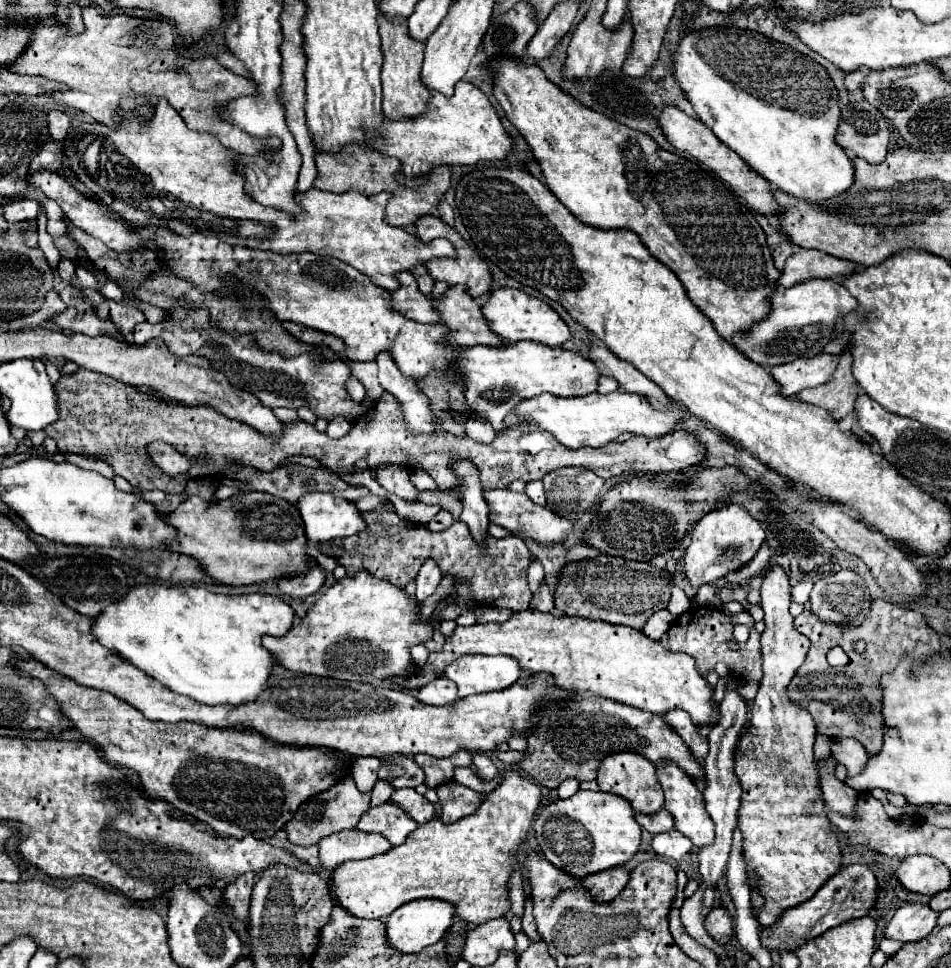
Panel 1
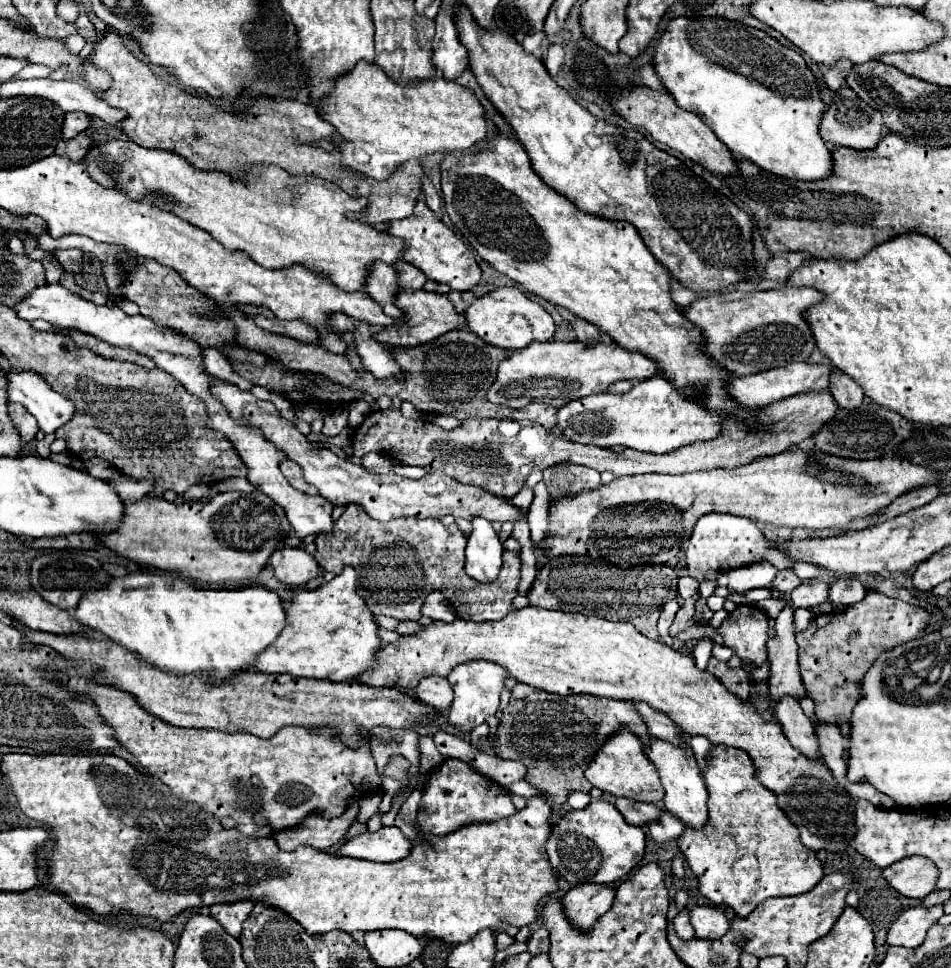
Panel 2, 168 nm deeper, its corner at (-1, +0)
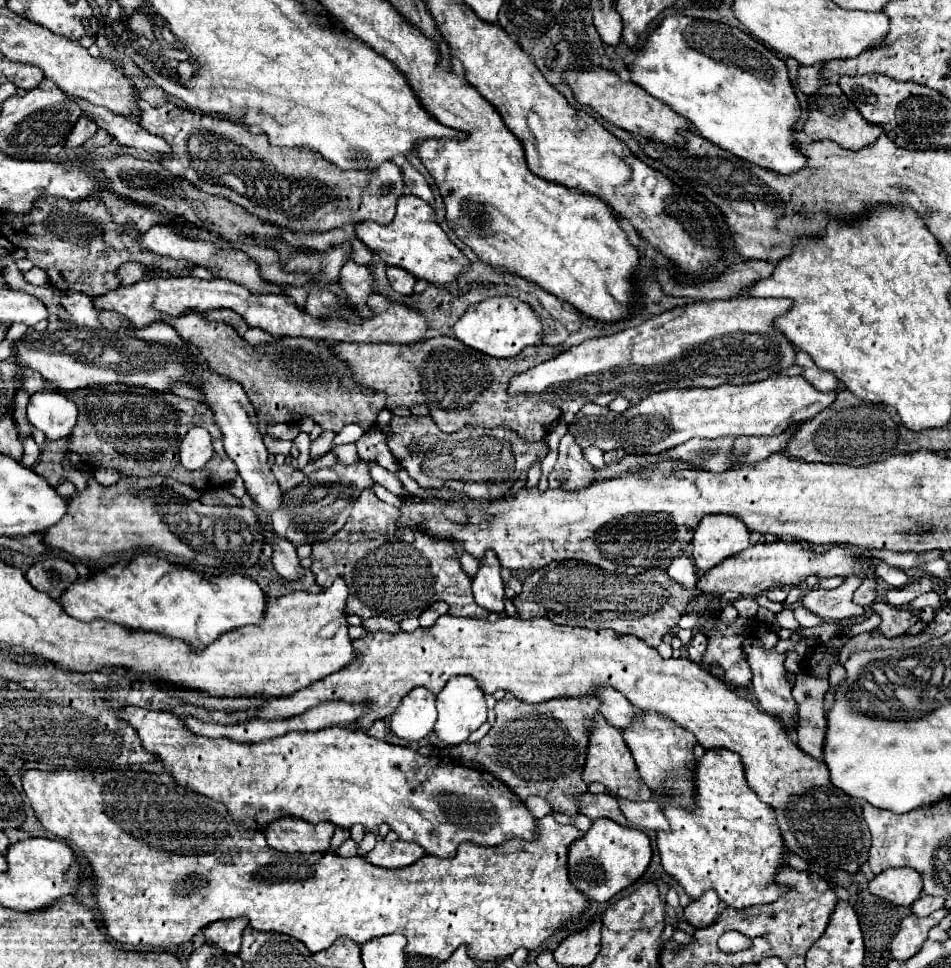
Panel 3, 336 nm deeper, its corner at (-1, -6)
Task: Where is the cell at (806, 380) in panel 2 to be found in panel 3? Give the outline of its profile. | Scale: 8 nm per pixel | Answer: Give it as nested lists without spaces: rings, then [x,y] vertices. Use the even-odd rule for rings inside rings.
[[[774,375],[766,381],[748,385],[720,385],[714,389],[666,389],[652,393],[638,405],[630,407],[630,419],[624,413],[610,411],[596,403],[586,403],[576,415],[568,431],[582,447],[600,447],[612,451],[616,447],[626,453],[662,453],[672,445],[680,445],[692,437],[716,439],[726,435],[780,435],[792,423],[812,419],[816,413],[832,405],[836,393],[820,393],[804,377]]]

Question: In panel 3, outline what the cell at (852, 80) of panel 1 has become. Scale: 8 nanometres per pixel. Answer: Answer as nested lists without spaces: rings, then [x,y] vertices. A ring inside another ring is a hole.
[[[800,67],[798,69],[798,77],[796,77],[796,85],[800,87],[800,91],[802,93],[806,93],[806,95],[810,95],[810,93],[814,93],[816,91],[816,87],[820,87],[822,83],[816,79],[816,73],[820,73],[820,67]]]

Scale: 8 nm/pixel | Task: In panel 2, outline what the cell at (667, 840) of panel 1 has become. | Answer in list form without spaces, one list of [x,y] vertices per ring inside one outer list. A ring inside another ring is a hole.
[[[664,811],[662,817],[660,817],[660,821],[648,825],[648,829],[650,829],[650,837],[652,837],[658,845],[662,845],[662,843],[678,841],[686,827],[684,827],[684,823],[680,823],[678,819],[674,819],[670,813]]]

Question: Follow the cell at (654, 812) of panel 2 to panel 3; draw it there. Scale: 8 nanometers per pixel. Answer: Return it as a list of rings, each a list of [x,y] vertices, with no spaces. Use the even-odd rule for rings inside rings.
[[[584,793],[584,795],[578,797],[576,805],[578,805],[578,813],[590,817],[592,821],[604,817],[604,819],[616,821],[618,825],[624,825],[624,827],[628,825],[626,823],[626,817],[622,815],[622,811],[620,811],[618,801],[616,801],[614,795],[606,795],[606,793],[602,793],[602,795]]]

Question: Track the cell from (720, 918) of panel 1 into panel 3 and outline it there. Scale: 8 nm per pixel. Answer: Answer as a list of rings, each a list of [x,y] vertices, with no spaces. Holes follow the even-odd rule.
[[[712,889],[704,891],[702,897],[690,901],[690,905],[684,907],[684,917],[686,921],[694,927],[694,929],[700,929],[700,927],[708,927],[712,925],[712,921],[716,921],[716,915],[718,915],[718,897]]]

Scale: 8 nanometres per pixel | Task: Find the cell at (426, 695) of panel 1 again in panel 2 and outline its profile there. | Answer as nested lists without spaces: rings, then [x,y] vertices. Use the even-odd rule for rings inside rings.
[[[426,677],[418,683],[416,697],[438,711],[444,711],[452,705],[452,685],[444,677]]]

